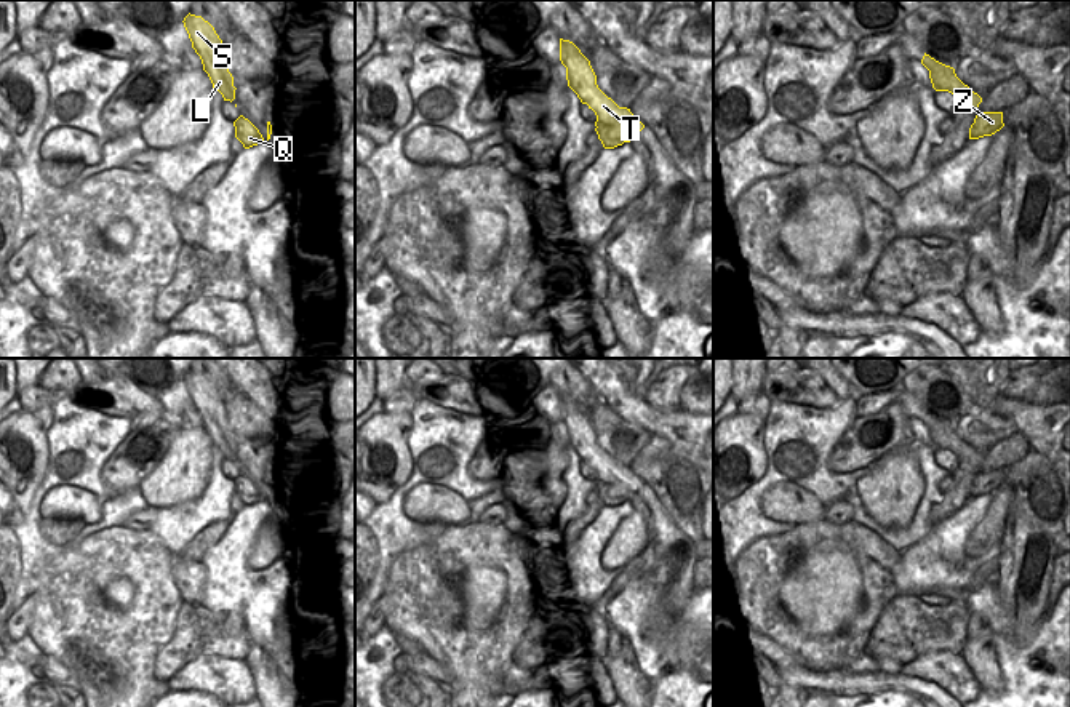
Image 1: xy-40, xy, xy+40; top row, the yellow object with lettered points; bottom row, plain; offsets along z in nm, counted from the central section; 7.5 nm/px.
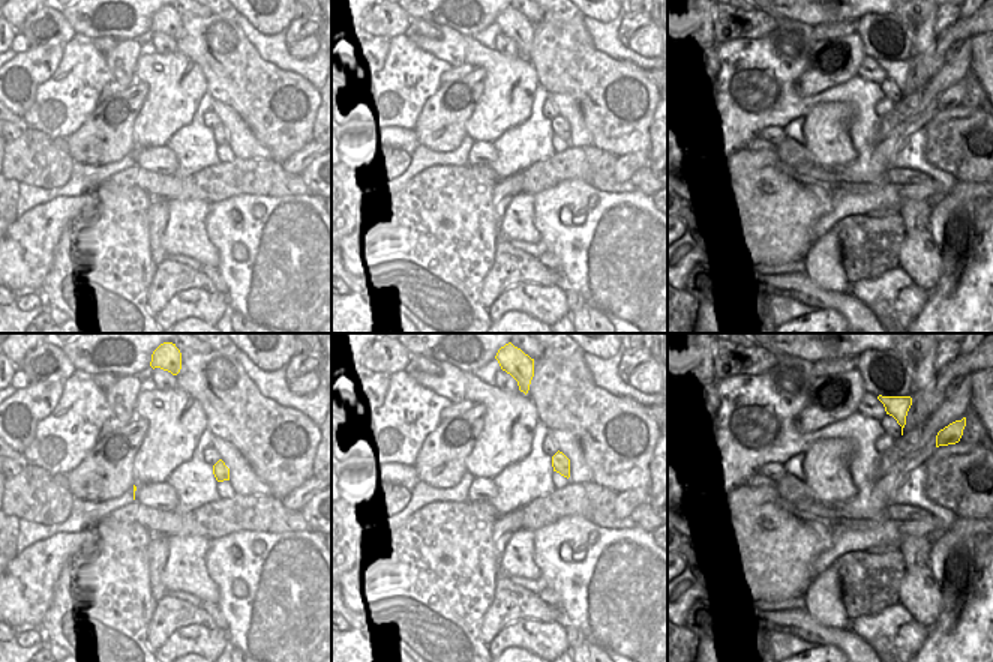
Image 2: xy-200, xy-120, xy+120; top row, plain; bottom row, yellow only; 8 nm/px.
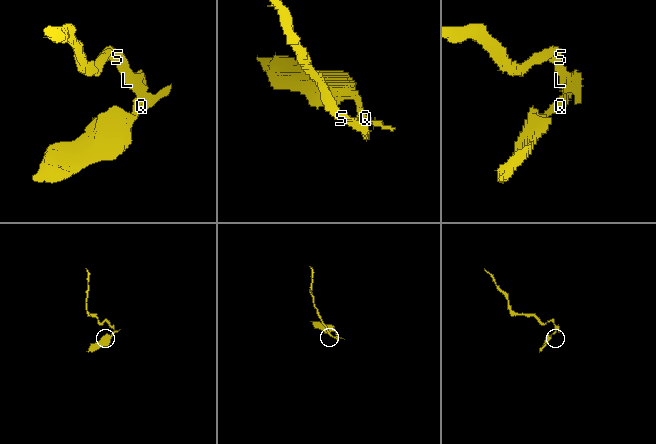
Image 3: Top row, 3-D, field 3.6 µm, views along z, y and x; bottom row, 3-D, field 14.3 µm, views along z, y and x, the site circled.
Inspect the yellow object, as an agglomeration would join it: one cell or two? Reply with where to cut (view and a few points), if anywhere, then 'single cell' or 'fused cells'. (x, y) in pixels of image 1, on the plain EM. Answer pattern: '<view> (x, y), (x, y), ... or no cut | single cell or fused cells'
xy (618, 464), (611, 482), (595, 480) | fused cells

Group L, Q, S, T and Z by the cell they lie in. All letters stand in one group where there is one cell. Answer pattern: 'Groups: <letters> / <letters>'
Groups: L S T / Q Z

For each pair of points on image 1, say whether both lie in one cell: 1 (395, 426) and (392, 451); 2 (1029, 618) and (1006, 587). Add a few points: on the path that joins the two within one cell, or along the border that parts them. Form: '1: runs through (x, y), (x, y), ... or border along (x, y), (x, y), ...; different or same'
1: runs through (392, 432), (392, 445); same
2: runs through (1019, 616), (1014, 615), (1013, 597); same

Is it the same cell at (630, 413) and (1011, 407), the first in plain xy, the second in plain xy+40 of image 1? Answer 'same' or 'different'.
same

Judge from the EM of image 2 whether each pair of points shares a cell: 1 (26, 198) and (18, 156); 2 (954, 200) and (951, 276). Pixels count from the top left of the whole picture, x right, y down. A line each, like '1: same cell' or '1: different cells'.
1: different cells
2: same cell

